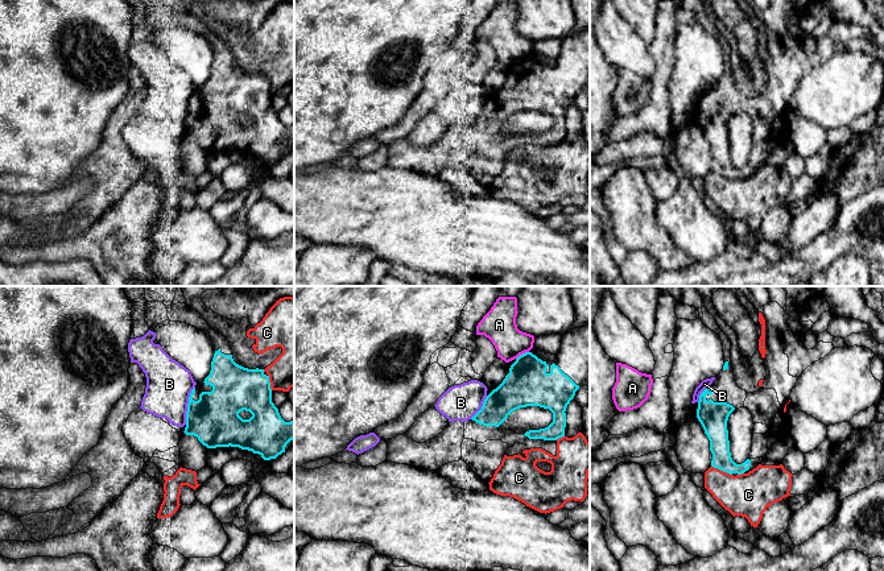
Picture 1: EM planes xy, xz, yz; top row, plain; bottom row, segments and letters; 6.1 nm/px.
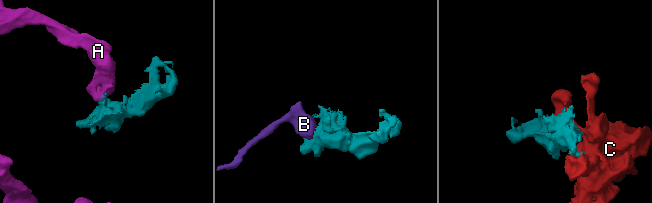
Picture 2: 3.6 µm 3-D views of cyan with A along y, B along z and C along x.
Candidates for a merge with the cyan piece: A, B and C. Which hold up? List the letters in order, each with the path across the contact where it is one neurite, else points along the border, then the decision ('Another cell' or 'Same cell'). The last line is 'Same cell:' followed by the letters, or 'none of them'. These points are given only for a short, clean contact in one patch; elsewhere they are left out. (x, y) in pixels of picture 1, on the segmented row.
A: Boundary: xz (528, 351), (516, 359). Another cell
B: Another cell
C: Another cell
Same cell: none of them

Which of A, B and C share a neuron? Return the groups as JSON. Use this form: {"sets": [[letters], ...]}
{"sets": [["A"], ["B"], ["C"]]}

